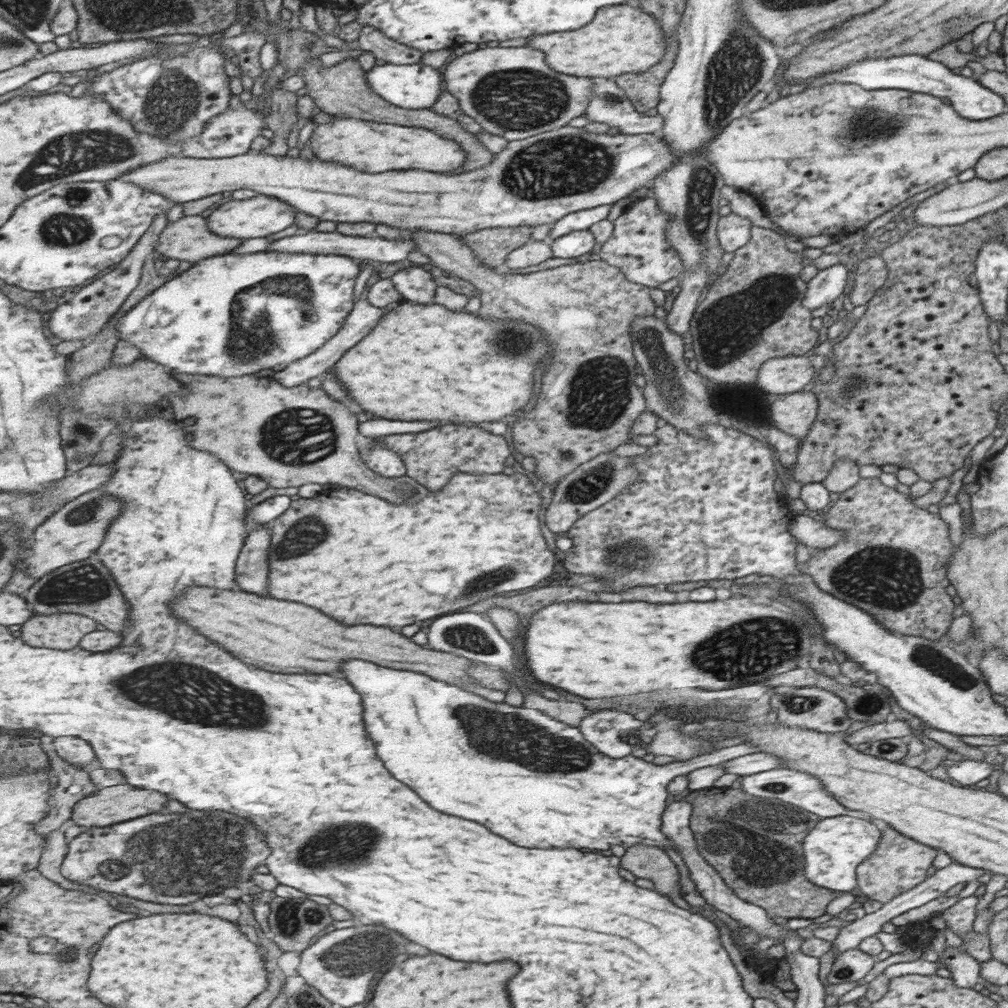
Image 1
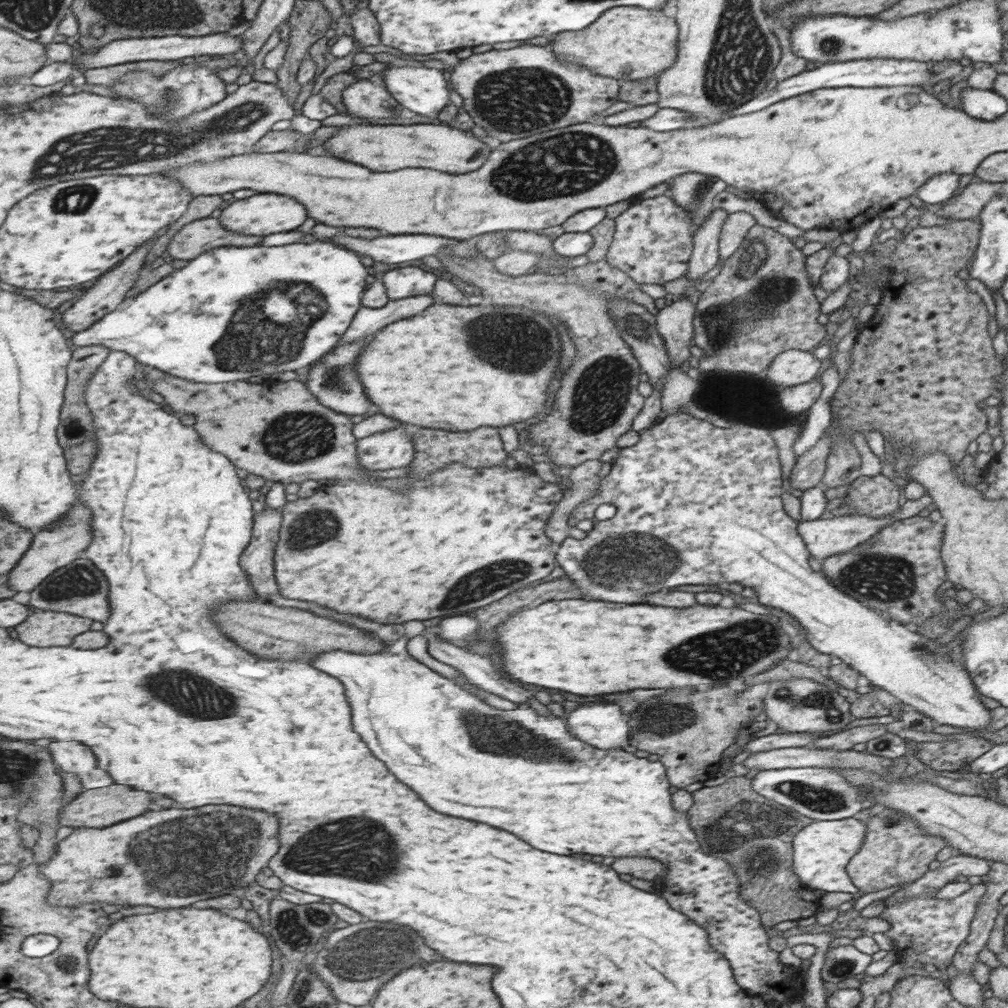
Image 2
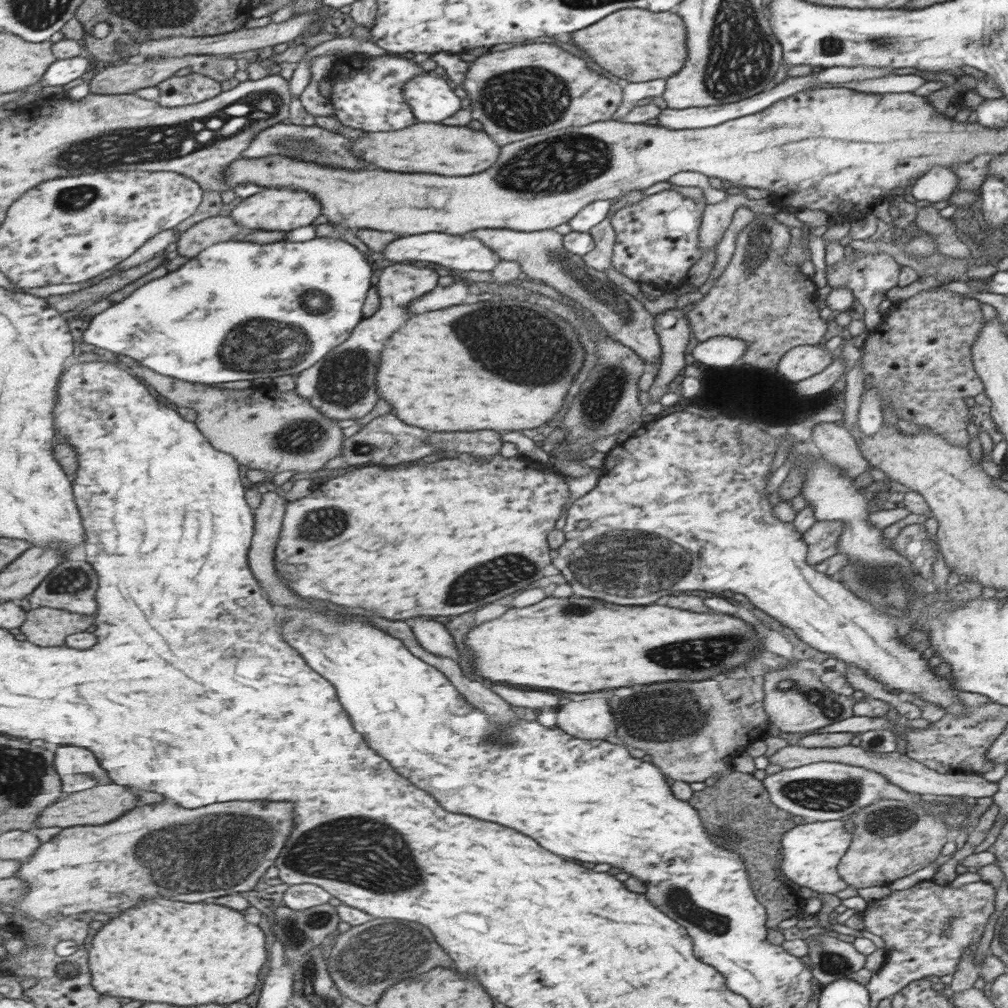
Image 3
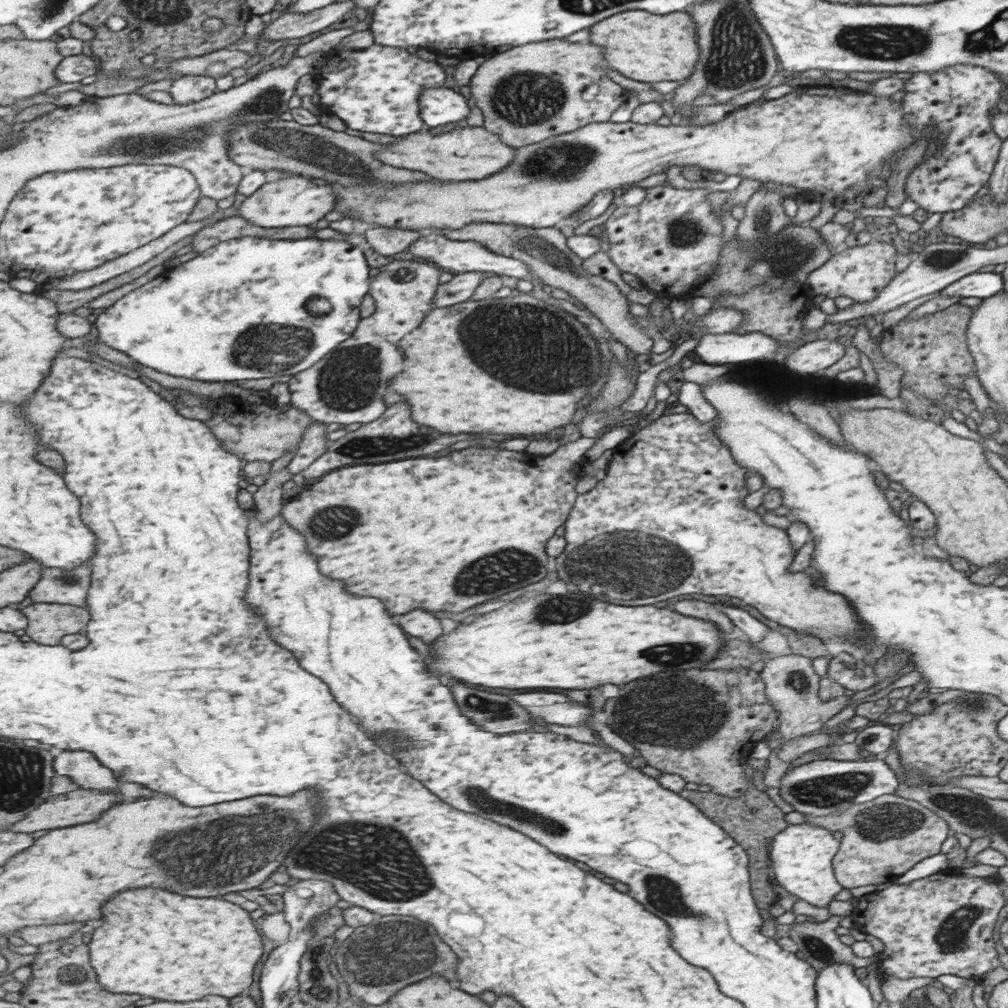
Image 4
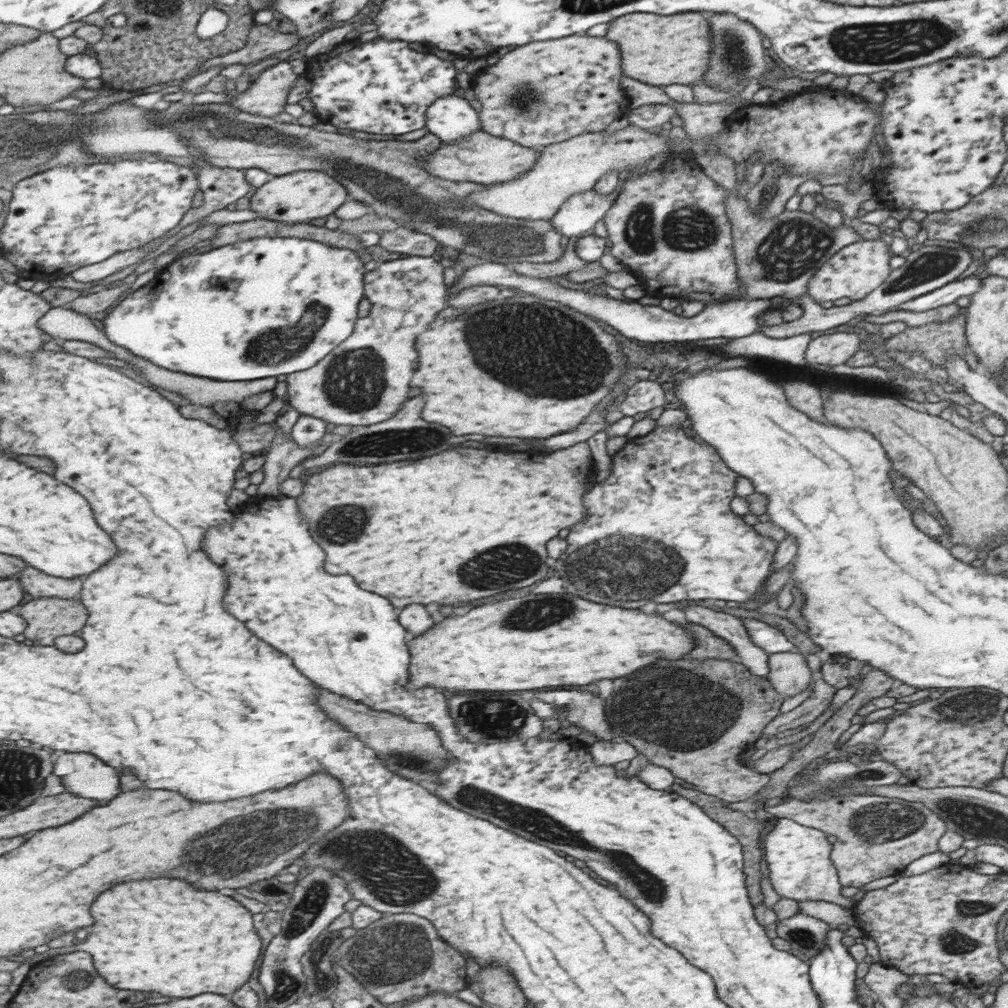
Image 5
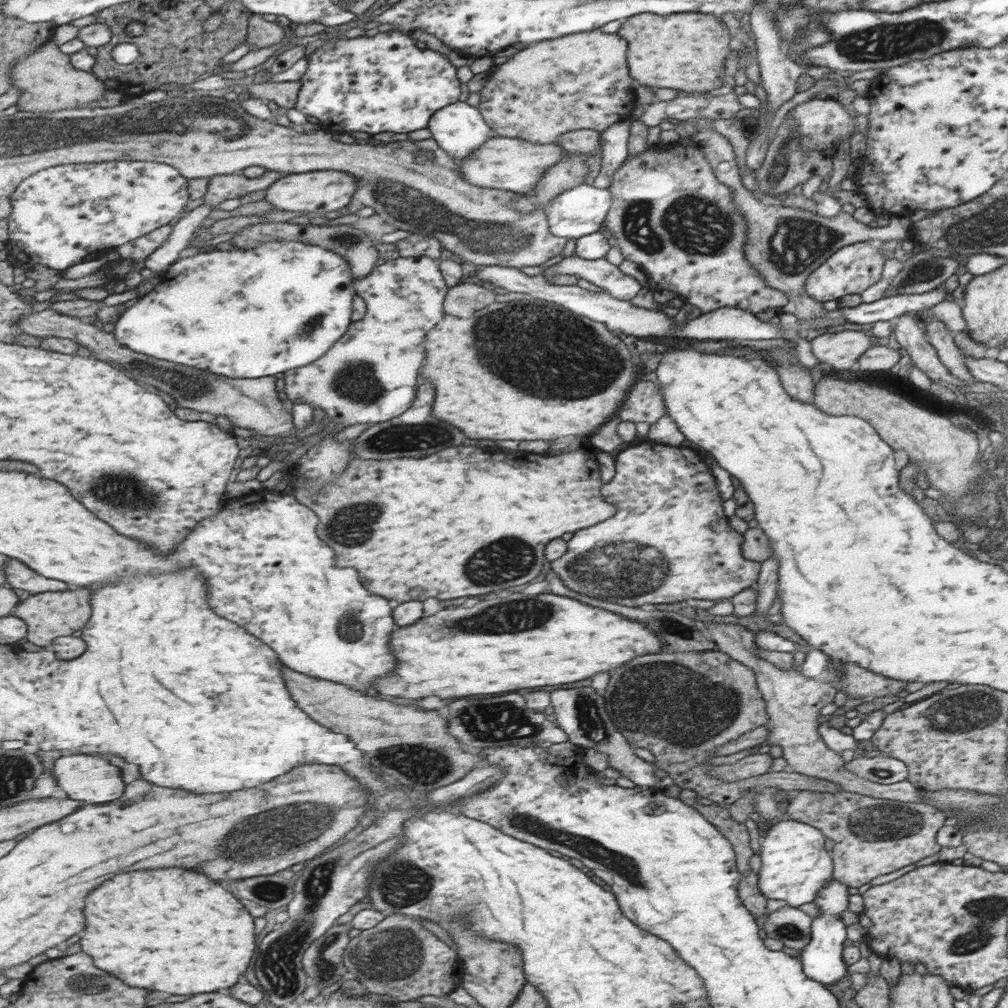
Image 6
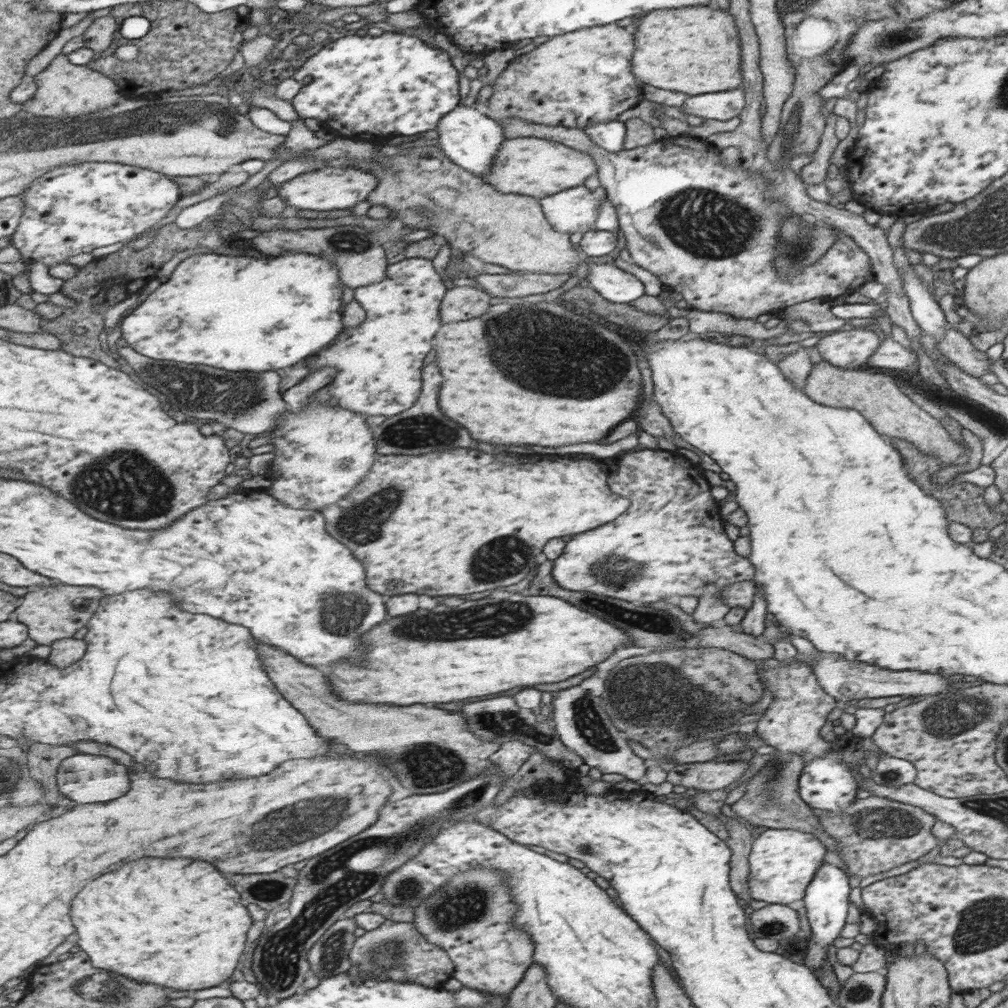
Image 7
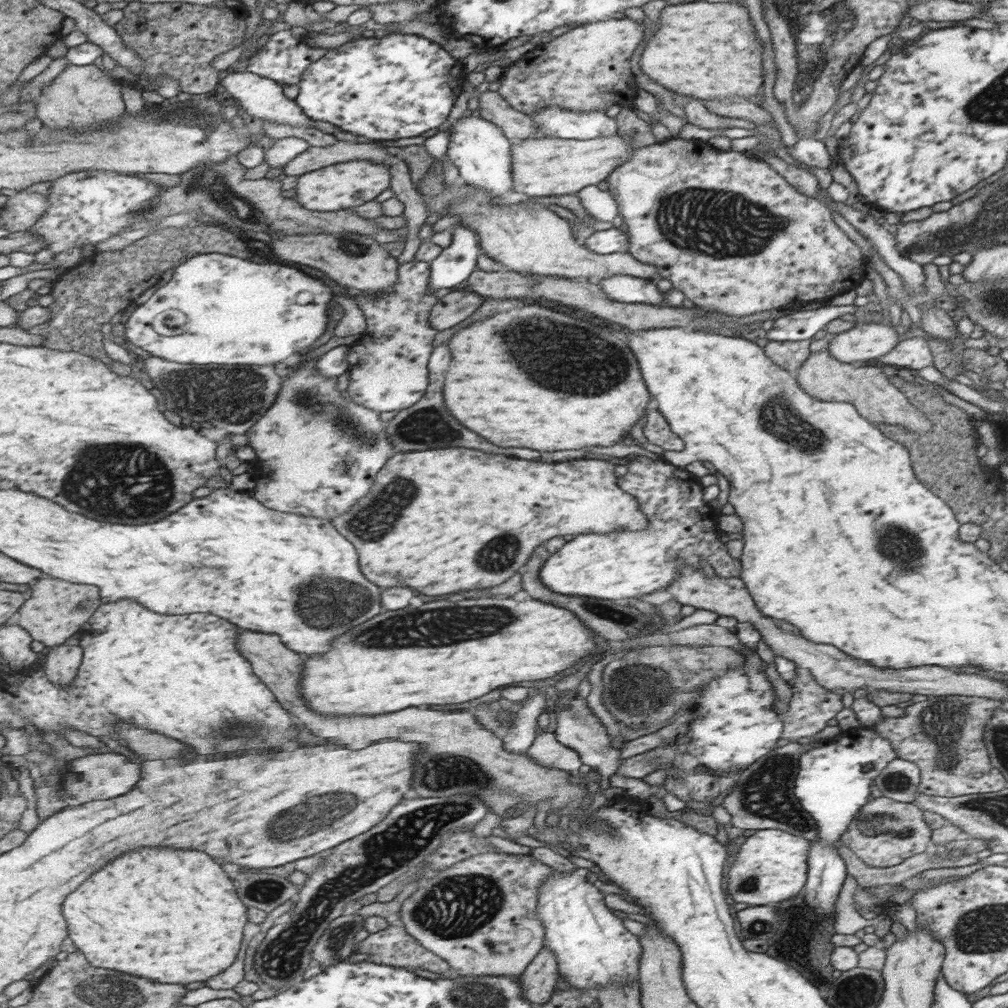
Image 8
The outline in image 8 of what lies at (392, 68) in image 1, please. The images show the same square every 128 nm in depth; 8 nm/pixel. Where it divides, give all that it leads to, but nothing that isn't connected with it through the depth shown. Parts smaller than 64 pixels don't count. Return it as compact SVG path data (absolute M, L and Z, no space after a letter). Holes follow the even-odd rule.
M474 114L456 119L448 128L447 159L457 168L464 183L488 192L492 198L503 197L513 192L513 160L508 137L492 121Z

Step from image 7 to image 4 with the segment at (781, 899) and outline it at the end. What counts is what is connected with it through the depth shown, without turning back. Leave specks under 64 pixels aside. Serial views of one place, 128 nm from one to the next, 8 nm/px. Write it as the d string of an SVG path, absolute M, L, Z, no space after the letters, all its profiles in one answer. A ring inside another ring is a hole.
M809 823L789 824L773 837L772 847L769 849L769 858L772 860L773 880L789 895L794 895L811 906L827 907L834 900L834 896L842 890L837 883L832 870L832 858L836 855L840 840L833 838L829 829L821 828Z

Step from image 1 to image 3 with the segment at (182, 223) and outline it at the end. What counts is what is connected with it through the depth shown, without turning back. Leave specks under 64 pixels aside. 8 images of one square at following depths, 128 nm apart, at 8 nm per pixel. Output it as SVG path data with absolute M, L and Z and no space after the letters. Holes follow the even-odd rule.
M214 216L206 218L192 226L189 230L182 231L180 239L174 248L181 256L188 259L196 257L206 248L217 243L229 240L256 241L259 244L269 244L285 240L283 231L255 230L236 223L236 220L228 216Z

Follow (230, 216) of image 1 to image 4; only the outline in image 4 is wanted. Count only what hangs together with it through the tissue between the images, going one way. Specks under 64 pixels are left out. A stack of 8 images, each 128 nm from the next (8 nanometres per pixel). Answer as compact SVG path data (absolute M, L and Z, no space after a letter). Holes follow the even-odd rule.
M303 175L281 177L276 181L264 184L258 192L247 197L236 208L236 213L249 222L265 226L265 228L314 226L316 222L323 220L335 206L333 190L329 186L321 186L317 182L321 181Z

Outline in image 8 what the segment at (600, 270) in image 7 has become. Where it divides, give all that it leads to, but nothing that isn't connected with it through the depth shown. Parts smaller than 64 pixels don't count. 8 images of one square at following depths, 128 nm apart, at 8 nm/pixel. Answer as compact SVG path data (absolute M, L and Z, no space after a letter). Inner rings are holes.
M624 274L611 275L597 283L607 298L617 302L658 305L663 301L667 307L681 307L681 301L684 299L680 290L672 288L663 294L653 281Z

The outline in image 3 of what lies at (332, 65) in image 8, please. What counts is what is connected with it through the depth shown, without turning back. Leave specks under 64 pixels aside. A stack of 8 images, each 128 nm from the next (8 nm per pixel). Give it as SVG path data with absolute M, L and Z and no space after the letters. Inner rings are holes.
M383 54L379 57L363 58L361 68L347 68L347 62L339 62L339 75L332 75L335 80L334 91L330 100L335 105L336 118L345 126L365 130L365 132L399 131L399 128L409 127L413 124L414 116L405 97L403 96L403 86L409 79L416 78L425 73L433 74L432 71L424 72L419 64L411 59L399 58L394 54Z

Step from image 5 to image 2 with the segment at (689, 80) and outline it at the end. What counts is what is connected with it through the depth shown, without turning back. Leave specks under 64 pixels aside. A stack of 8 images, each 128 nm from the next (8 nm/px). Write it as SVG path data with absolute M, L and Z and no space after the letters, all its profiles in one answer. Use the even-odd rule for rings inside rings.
M613 8L585 32L562 32L553 41L553 51L565 62L591 69L611 79L635 81L659 75L678 55L678 25L671 13L645 8Z

